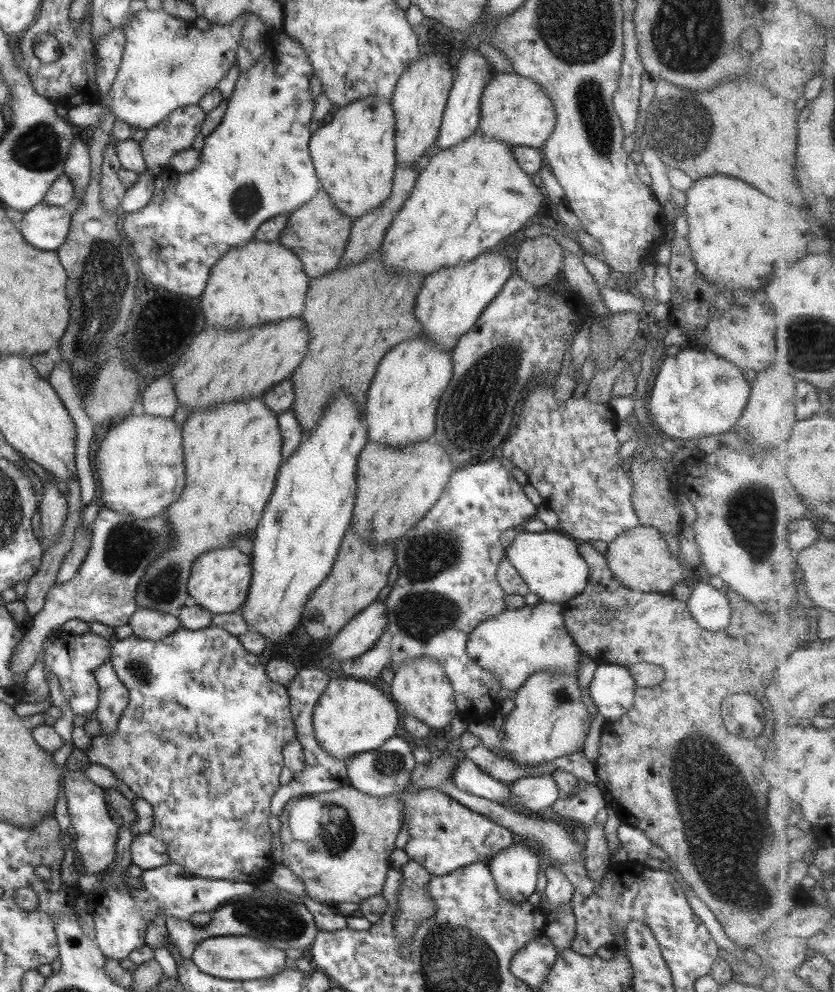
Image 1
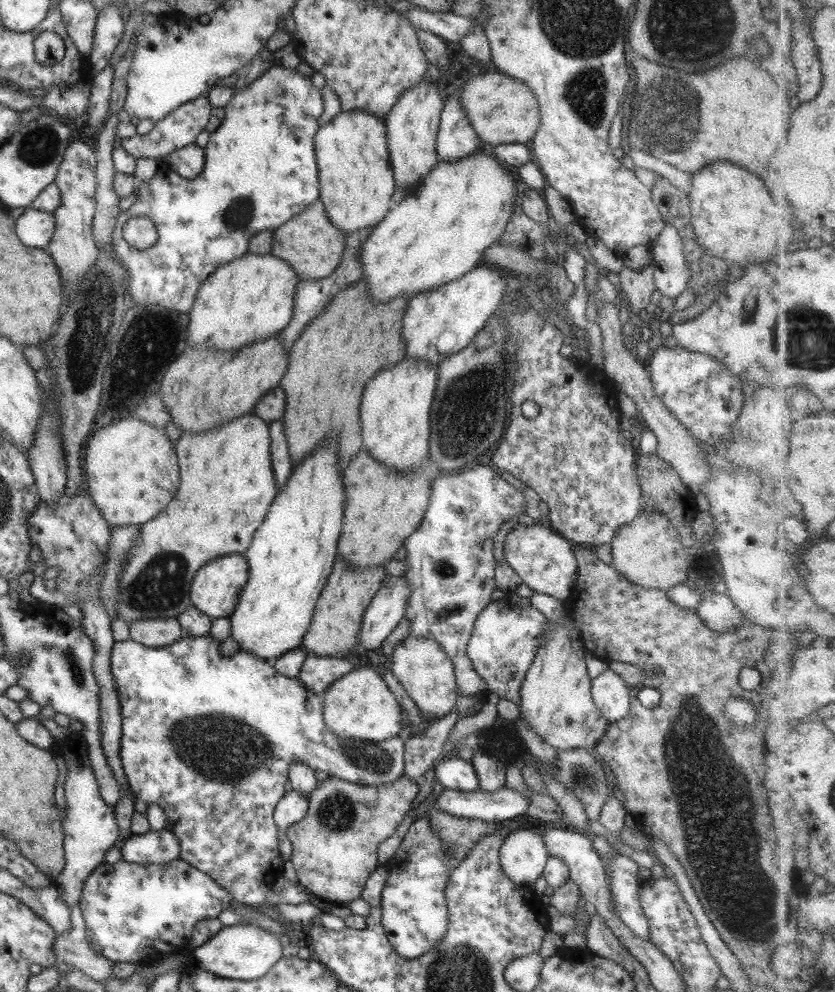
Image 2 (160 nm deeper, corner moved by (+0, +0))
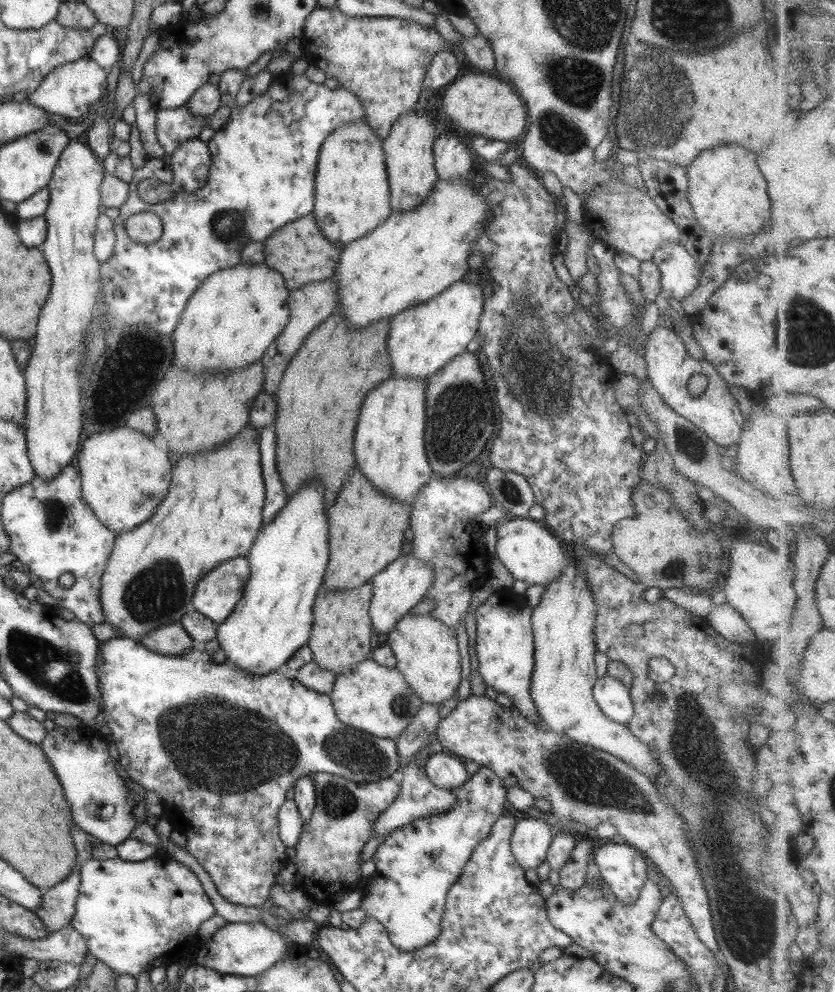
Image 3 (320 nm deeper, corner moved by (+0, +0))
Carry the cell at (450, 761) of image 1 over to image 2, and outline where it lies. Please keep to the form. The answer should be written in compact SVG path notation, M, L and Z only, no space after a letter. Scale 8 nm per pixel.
M327 776L308 796L308 809L304 817L287 829L287 842L291 843L291 864L296 872L298 884L311 894L326 902L345 905L360 898L366 878L378 866L376 849L385 838L389 838L411 809L411 802L418 791L418 783L401 776L393 782L375 786L361 786Z

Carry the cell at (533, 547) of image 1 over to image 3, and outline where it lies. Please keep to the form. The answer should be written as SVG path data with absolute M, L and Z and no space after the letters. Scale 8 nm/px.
M507 517L496 524L493 555L496 555L514 580L523 580L525 584L545 586L557 578L566 565L561 540L541 520L534 521L528 517Z

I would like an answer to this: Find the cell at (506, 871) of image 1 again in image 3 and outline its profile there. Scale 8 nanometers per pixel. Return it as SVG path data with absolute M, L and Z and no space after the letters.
M539 816L520 819L511 834L511 854L524 871L535 869L545 860L552 839L551 826L544 819Z

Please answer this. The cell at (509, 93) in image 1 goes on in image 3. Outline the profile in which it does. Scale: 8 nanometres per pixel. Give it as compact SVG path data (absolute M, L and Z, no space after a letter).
M463 75L455 78L444 91L442 111L461 136L479 135L489 140L510 142L525 126L523 102L509 83L502 83L487 75Z

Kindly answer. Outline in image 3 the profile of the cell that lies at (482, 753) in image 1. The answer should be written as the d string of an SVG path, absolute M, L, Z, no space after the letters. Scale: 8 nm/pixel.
M485 767L477 768L477 772L469 780L463 781L455 789L450 789L450 793L454 796L455 802L449 810L412 820L402 828L392 831L377 846L372 855L375 865L374 875L370 878L372 881L360 889L362 897L359 906L355 910L341 913L343 924L347 924L351 929L359 928L370 916L383 925L393 946L407 952L425 946L439 934L447 891L454 882L457 882L472 850L487 837L497 817L505 811L503 802L506 800L506 790L495 774Z

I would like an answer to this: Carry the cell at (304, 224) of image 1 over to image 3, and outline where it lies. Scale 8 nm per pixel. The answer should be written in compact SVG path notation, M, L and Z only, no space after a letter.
M313 212L279 228L262 244L263 263L281 275L288 292L303 287L303 285L306 286L309 282L325 281L331 278L339 260L339 255L341 254L341 250L333 247L319 233L319 228L315 225Z

